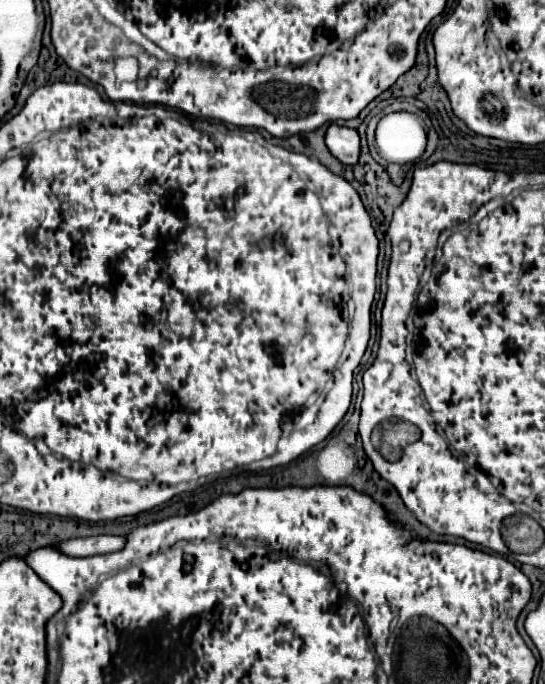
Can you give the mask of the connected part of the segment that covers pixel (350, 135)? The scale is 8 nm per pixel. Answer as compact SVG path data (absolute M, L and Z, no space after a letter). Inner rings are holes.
M330 124L324 136L326 148L334 158L338 158L342 164L354 166L358 162L360 154L360 136L352 128L344 128L338 124Z

